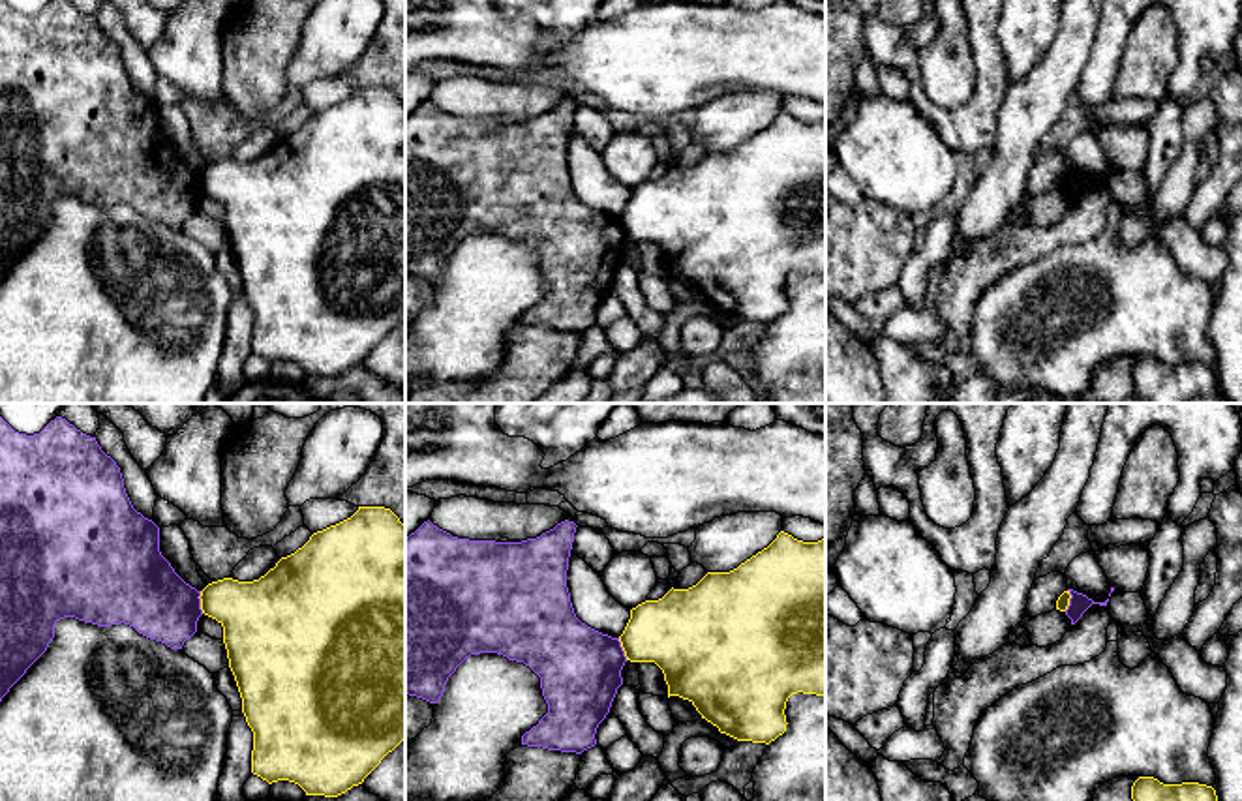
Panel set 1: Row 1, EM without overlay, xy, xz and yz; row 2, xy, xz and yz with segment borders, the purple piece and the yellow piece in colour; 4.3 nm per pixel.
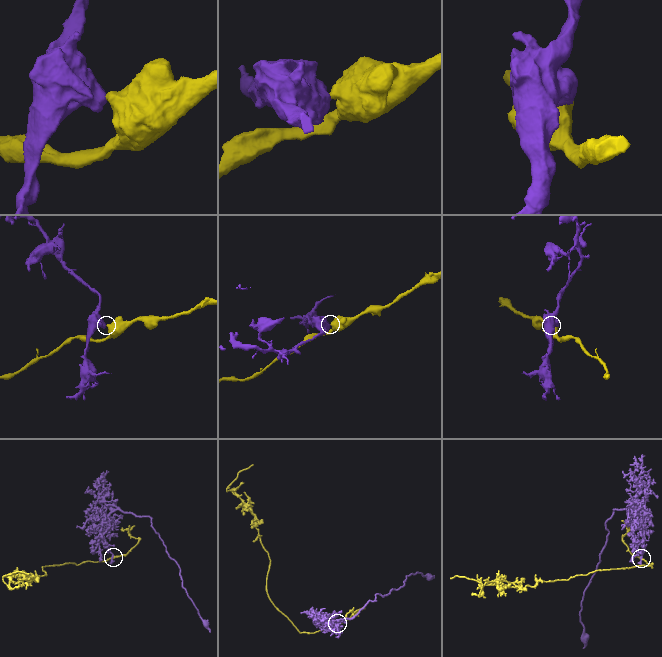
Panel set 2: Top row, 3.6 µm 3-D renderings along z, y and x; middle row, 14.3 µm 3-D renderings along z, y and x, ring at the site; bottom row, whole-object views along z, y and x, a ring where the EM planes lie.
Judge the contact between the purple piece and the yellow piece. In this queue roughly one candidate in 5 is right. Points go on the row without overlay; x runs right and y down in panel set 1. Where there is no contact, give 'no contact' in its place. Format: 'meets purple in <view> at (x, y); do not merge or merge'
meets purple in xy at (199, 182); do not merge

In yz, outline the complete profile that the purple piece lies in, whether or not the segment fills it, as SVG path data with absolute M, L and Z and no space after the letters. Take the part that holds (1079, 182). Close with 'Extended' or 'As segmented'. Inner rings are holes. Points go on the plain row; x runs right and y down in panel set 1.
M1068 169L1068 171L1069 171L1071 178L1069 178L1066 195L1071 199L1071 204L1075 204L1092 184L1107 186L1107 182L1109 182L1109 178L1105 182L1094 182L1092 178L1088 178L1083 173L1077 173L1073 169Z. As segmented

